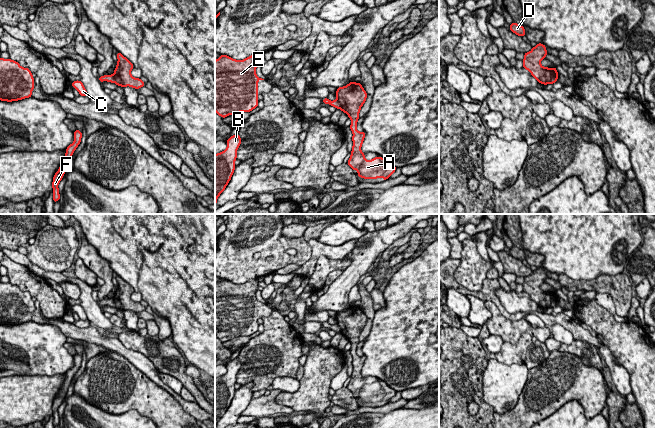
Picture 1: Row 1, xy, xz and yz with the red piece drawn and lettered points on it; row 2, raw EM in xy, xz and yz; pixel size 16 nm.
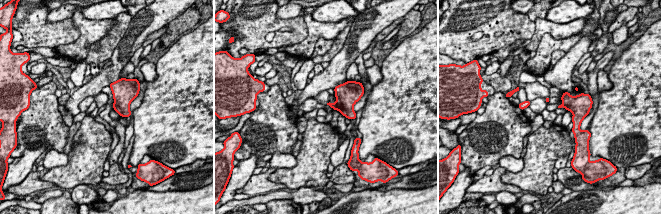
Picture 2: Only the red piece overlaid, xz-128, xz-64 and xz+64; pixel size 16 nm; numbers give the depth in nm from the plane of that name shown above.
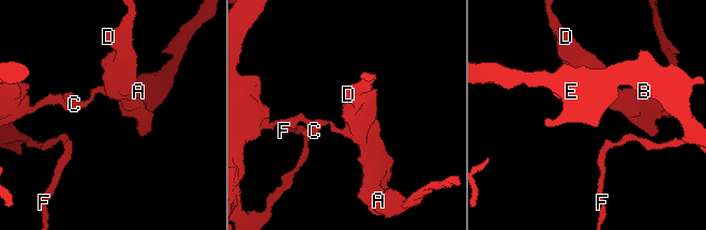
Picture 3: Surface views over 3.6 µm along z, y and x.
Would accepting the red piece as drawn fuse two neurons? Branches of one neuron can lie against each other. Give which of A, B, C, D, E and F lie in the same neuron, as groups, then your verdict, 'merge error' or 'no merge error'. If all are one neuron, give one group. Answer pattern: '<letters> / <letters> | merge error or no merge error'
A D / B C E F | merge error

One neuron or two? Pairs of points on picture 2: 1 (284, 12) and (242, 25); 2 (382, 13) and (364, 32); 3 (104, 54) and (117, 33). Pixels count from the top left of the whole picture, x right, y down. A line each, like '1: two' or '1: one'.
1: two
2: one
3: one

